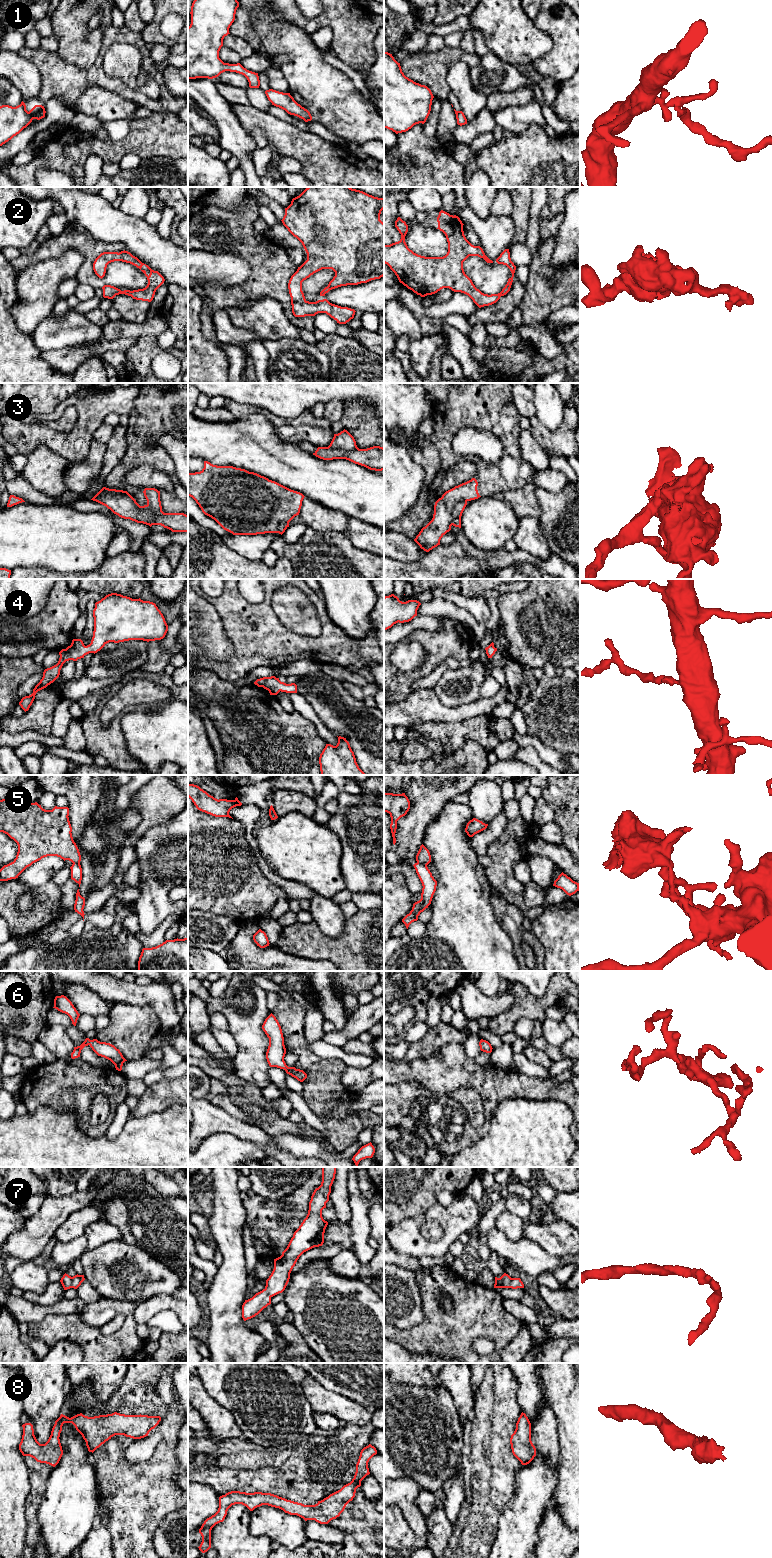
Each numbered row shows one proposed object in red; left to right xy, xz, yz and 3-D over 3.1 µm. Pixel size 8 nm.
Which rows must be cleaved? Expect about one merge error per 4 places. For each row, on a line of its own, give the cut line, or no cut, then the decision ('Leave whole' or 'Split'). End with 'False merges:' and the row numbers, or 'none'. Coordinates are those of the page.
1: No split. Leave whole
2: No split. Leave whole
3: Split along yz (465, 499), (459, 500), (453, 508), (451, 524). Split
4: No split. Leave whole
5: Split along yz (417, 861), (426, 865). Split
6: No split. Leave whole
7: No split. Leave whole
8: No split. Leave whole
False merges: 3, 5

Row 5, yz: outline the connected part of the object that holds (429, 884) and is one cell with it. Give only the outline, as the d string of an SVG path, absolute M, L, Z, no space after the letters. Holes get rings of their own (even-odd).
M415 863L414 868L422 883L421 899L413 904L412 910L407 914L402 922L408 929L409 925L418 920L418 916L431 904L433 895L436 891L437 881L432 876L432 873L428 869L427 865L423 863Z

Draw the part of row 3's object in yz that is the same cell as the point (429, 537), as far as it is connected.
M475 478L446 491L434 505L432 520L421 529L414 541L426 552L440 545L441 538L451 530L452 512L457 502L481 497Z

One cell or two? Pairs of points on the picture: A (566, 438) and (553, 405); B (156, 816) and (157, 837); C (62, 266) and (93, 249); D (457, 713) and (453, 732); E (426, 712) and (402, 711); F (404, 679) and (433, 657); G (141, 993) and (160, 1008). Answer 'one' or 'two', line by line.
A: two
B: two
C: two
D: two
E: one
F: one
G: one

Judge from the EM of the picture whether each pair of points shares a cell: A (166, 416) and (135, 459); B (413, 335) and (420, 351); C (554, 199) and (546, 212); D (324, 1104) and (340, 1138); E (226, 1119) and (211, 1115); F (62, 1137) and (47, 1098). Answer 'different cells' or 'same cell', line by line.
A: same cell
B: different cells
C: same cell
D: same cell
E: same cell
F: different cells

